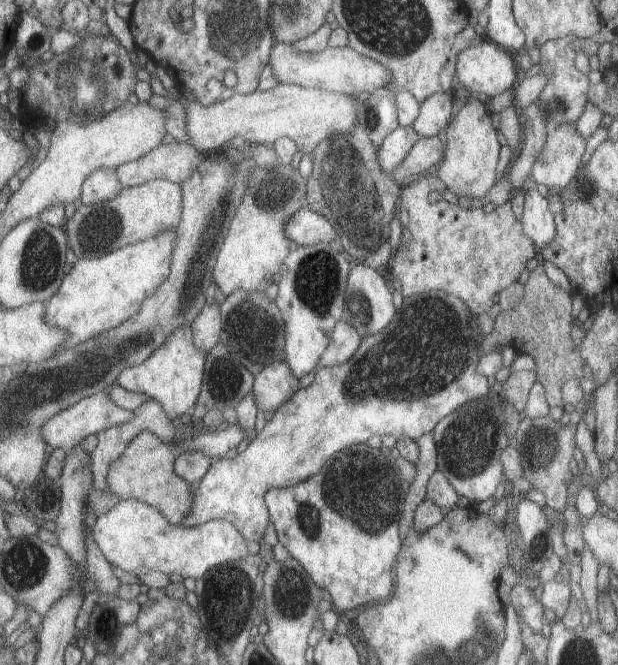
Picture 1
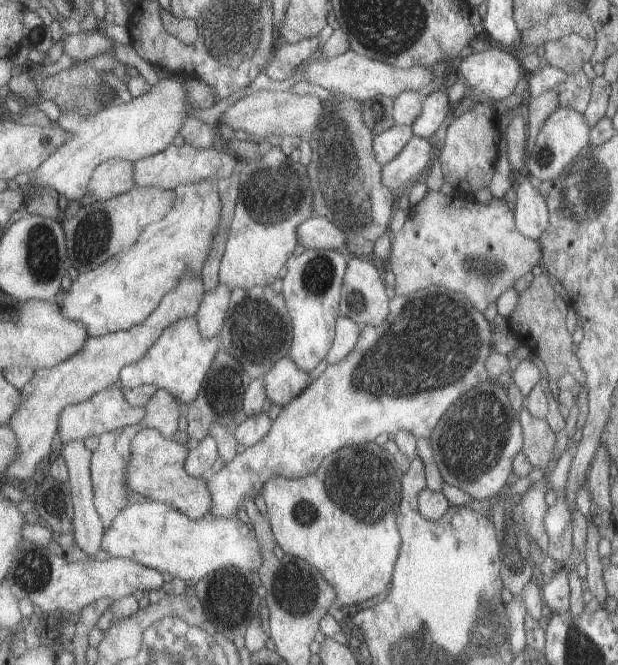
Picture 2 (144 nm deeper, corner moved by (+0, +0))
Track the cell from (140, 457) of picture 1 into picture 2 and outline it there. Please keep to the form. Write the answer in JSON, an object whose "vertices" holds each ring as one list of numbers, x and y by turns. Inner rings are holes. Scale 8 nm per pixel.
{"vertices":[[143,430,135,438,135,446,133,446,129,486,137,494,143,494,153,502,167,502,171,506,177,506,191,518,201,520,213,512,215,494,211,490,209,478,197,478,187,470,189,458,191,458,191,450,167,438,161,430]]}

